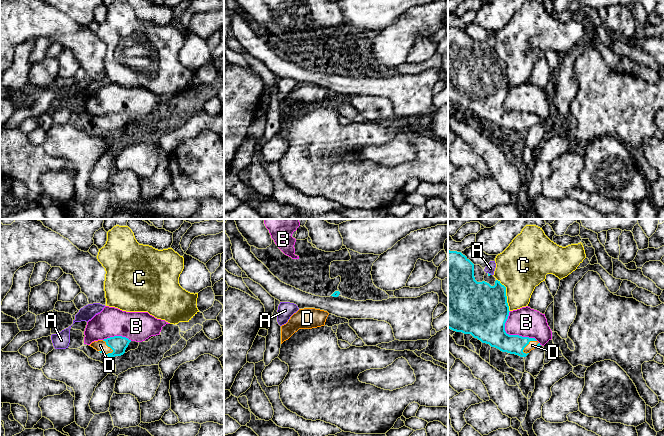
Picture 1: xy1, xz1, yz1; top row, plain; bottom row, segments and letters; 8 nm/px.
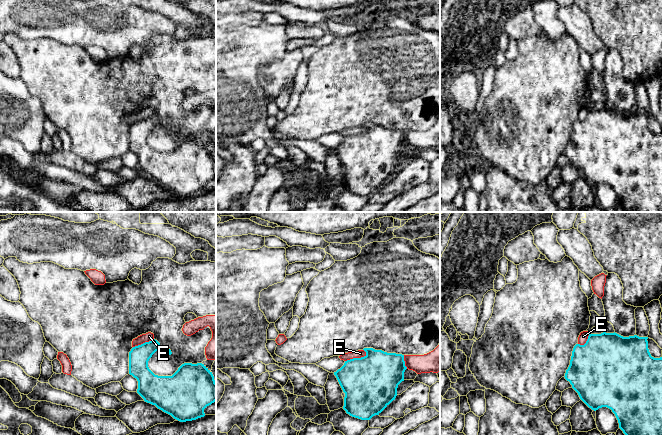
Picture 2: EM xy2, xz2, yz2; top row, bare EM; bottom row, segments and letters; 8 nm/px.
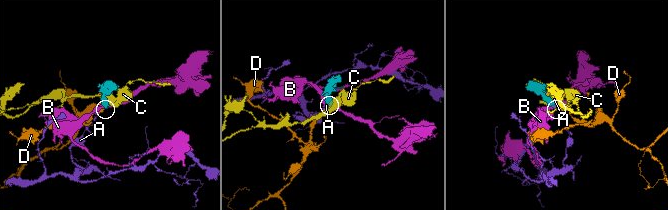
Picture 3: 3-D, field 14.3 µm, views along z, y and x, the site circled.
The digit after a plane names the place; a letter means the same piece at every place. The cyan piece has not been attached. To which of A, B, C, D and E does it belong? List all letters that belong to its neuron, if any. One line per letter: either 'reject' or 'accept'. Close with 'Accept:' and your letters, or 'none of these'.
A: reject
B: reject
C: reject
D: accept
E: reject
Accept: D

